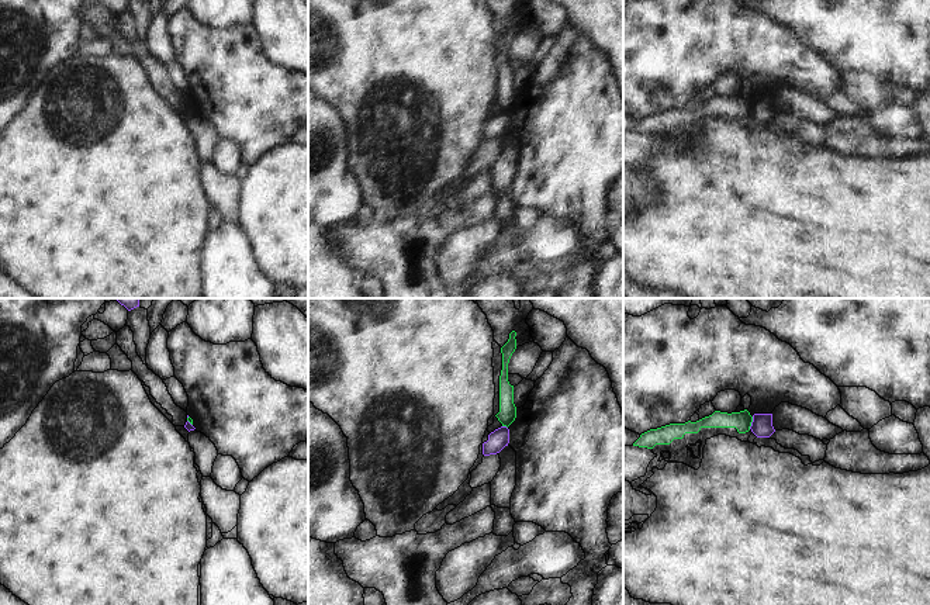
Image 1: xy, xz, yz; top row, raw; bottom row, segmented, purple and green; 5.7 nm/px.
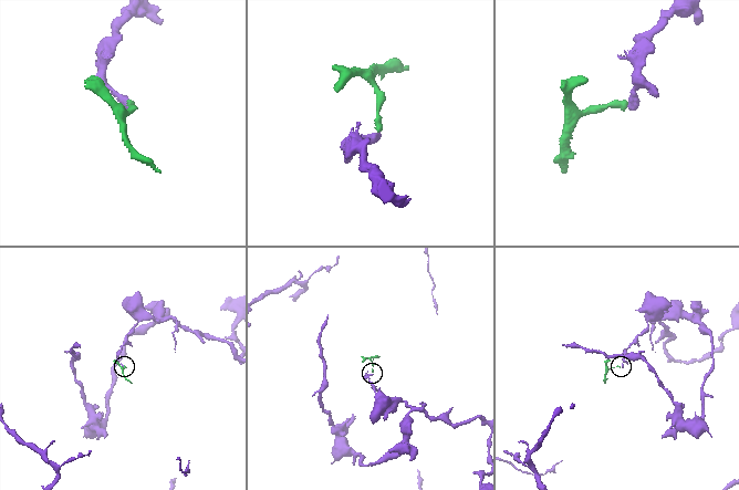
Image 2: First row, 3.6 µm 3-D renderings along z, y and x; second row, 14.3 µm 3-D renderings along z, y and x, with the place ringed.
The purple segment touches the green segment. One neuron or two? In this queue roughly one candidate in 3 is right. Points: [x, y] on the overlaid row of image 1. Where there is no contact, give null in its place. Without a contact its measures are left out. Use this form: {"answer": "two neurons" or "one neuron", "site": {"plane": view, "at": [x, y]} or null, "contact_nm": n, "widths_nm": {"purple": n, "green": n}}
{"answer": "two neurons", "site": {"plane": "yz", "at": [752, 422]}, "contact_nm": 80, "widths_nm": {"purple": 120, "green": 110}}

